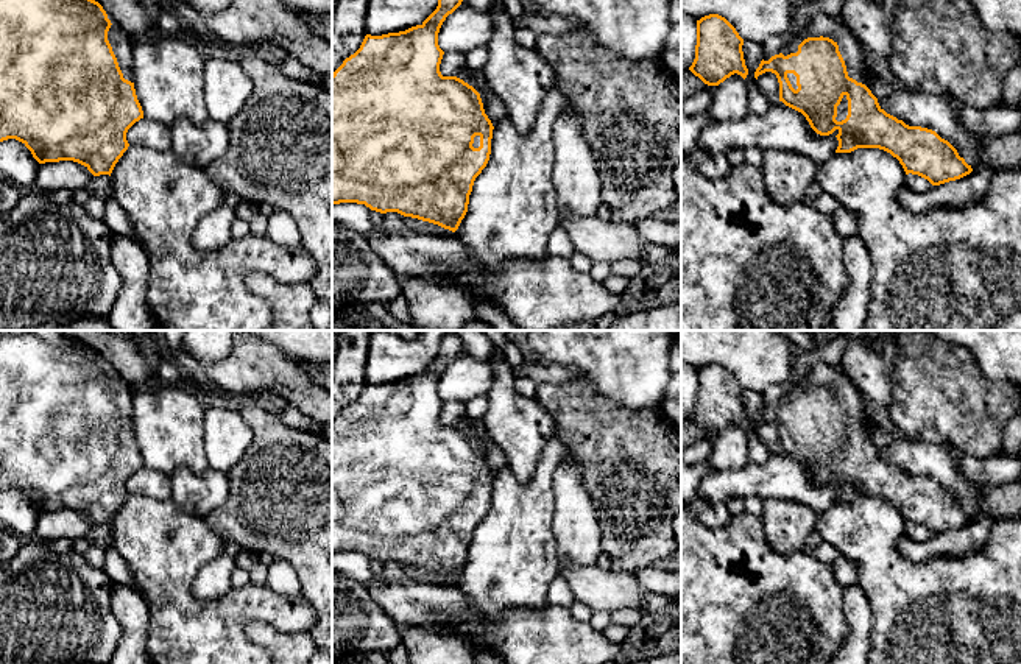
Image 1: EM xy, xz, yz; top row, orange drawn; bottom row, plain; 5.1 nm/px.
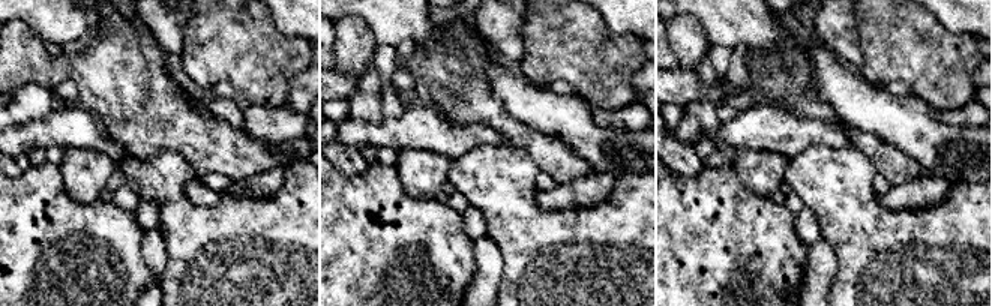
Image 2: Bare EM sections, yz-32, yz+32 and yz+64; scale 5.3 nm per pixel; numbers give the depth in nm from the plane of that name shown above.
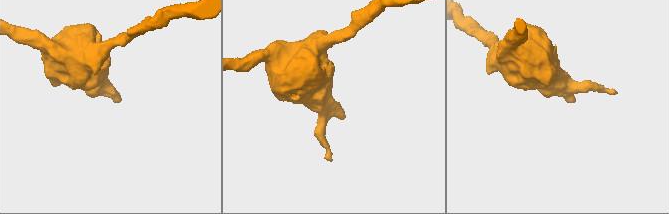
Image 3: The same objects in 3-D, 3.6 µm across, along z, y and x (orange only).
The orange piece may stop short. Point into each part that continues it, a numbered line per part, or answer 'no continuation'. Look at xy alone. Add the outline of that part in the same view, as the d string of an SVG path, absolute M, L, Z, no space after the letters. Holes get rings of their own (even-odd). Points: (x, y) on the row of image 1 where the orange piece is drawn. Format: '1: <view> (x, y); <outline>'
1: xy (122, 45); M111 25L108 41L117 58L123 78L132 83L132 51L136 42L115 25Z

